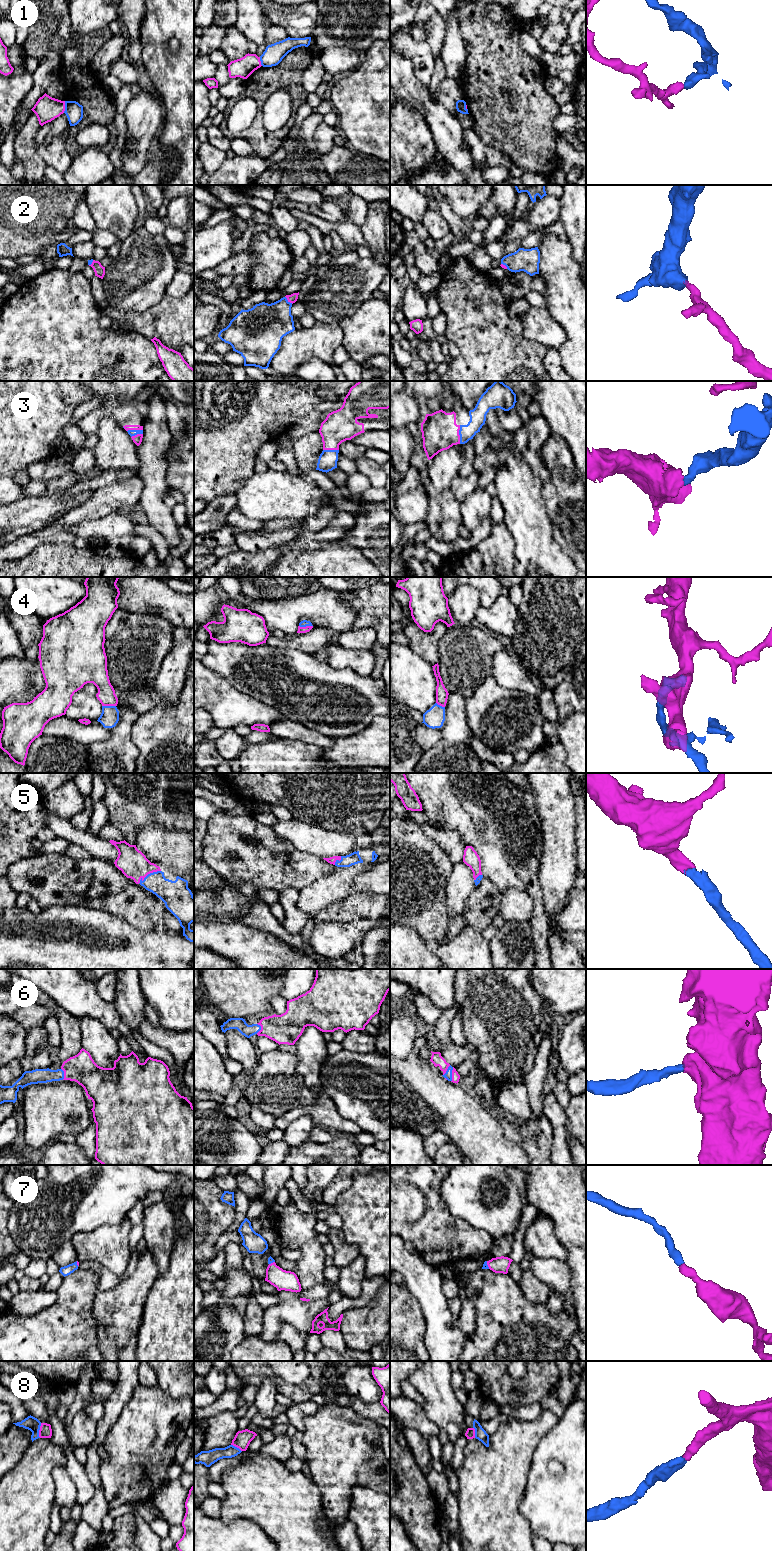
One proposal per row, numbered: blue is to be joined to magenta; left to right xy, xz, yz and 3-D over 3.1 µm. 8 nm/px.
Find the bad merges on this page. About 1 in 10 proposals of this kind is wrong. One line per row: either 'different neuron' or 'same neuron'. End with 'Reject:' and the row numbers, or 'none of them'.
1: different neuron
2: same neuron
3: same neuron
4: same neuron
5: same neuron
6: same neuron
7: same neuron
8: same neuron
Reject: 1

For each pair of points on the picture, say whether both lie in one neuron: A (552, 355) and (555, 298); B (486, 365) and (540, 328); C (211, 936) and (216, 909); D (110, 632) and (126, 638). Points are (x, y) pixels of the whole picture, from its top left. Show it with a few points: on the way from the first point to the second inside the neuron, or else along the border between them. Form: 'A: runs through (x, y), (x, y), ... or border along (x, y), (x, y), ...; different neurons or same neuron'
A: border along (556, 349), (559, 355), (560, 367), (563, 370); different neurons
B: border along (519, 316), (522, 334), (545, 348); different neurons
C: border along (212, 920), (217, 922); different neurons
D: border along (139, 628), (123, 629), (106, 640); different neurons

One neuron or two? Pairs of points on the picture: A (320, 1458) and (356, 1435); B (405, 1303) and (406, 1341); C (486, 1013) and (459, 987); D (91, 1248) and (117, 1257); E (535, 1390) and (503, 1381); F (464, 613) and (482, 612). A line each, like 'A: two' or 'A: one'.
A: one
B: one
C: two
D: one
E: one
F: two

